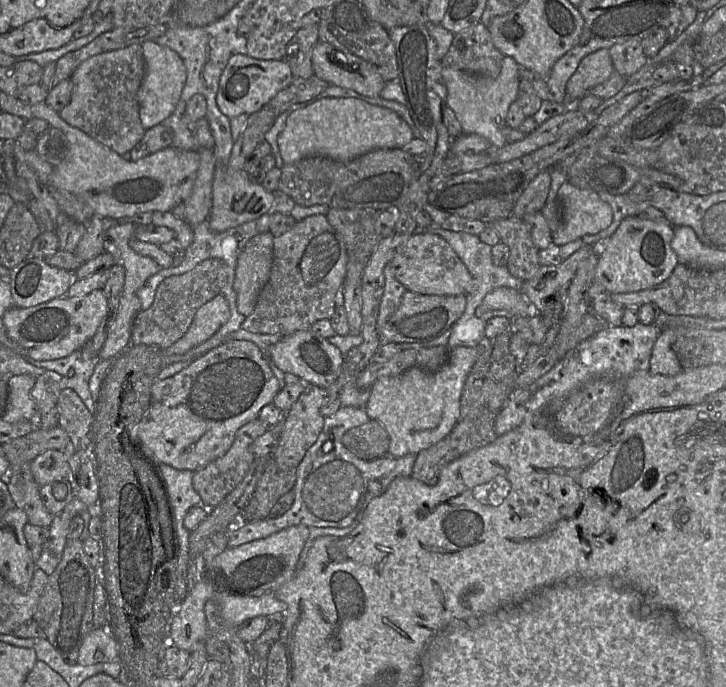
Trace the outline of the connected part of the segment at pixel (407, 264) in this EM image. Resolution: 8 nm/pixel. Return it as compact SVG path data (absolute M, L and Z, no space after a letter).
M429 232L413 234L390 262L397 280L408 291L425 295L468 295L475 290L475 281L463 261L441 236Z

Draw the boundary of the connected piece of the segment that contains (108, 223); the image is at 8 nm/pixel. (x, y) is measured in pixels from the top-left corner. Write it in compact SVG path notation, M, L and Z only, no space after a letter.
M95 214L86 225L85 233L80 240L75 254L81 264L86 263L107 250L105 234L109 228L116 225L118 220Z

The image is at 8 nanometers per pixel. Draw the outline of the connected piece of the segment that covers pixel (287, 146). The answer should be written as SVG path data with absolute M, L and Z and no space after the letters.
M326 97L293 111L277 143L284 164L311 156L346 162L374 149L401 149L413 138L410 126L391 109L356 98Z

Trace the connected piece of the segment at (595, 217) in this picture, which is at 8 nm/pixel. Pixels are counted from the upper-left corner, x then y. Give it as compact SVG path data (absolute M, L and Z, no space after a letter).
M566 180L558 190L557 199L561 207L561 225L552 233L552 242L558 246L581 239L585 235L596 234L612 222L611 207L593 190L578 188Z

